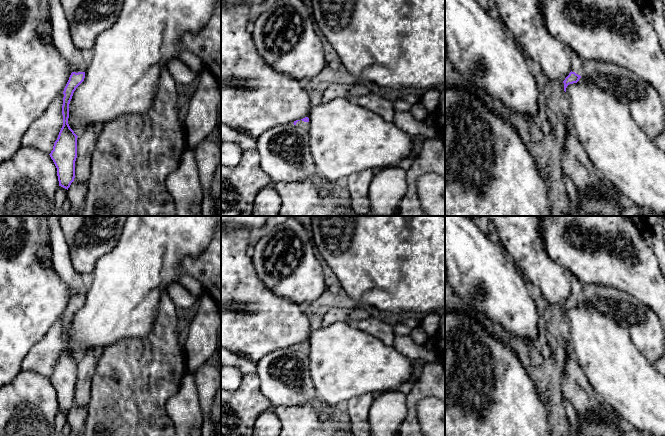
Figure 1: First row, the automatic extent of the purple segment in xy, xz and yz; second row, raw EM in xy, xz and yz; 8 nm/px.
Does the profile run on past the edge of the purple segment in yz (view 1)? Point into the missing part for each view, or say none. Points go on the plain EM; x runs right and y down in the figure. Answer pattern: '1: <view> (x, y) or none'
1: yz (577, 286)

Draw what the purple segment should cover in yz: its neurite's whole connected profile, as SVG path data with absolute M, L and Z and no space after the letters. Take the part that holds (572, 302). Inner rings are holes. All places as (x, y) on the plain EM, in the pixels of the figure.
M571 278L571 285L572 285L572 295L563 305L565 316L567 310L569 308L577 307L582 299L583 283L578 278Z

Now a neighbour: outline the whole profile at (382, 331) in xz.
M370 316L367 319L358 321L355 325L359 330L372 335L385 345L393 346L395 334L390 324Z

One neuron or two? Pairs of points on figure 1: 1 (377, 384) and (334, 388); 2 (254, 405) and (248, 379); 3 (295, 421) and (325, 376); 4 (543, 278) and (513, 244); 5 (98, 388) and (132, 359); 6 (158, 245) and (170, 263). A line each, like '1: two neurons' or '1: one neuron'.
1: one neuron
2: one neuron
3: two neurons
4: one neuron
5: one neuron
6: one neuron

